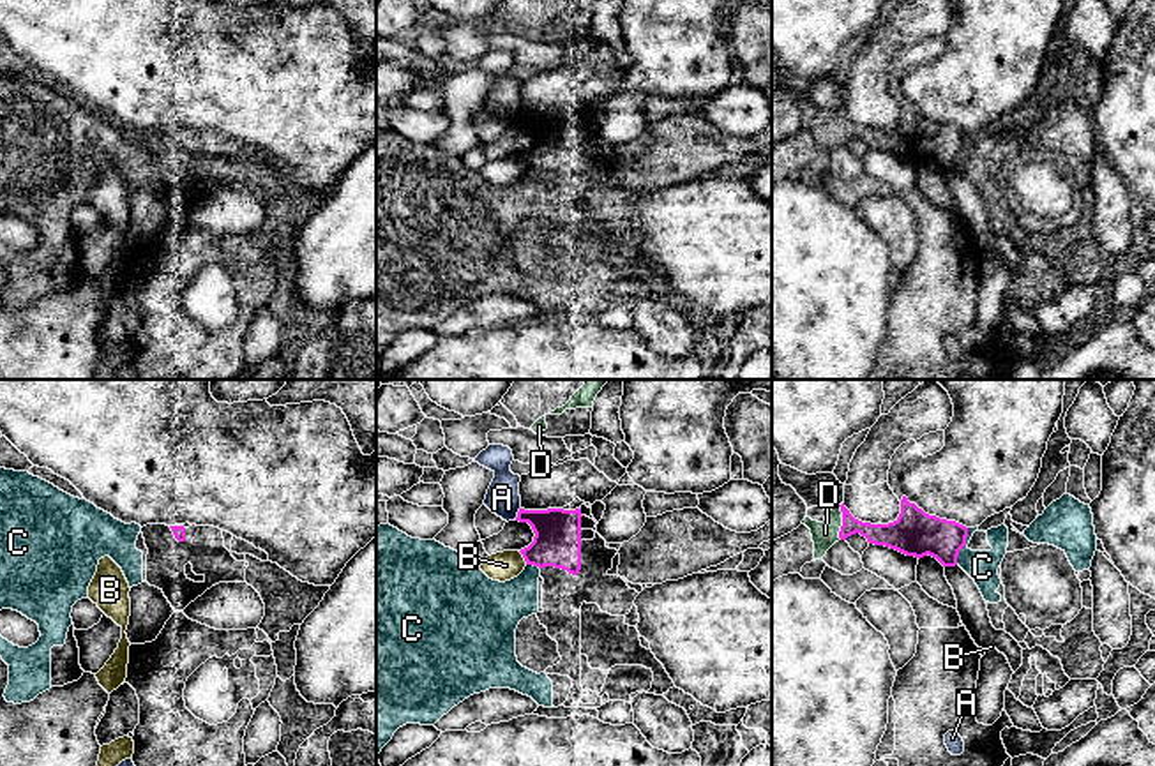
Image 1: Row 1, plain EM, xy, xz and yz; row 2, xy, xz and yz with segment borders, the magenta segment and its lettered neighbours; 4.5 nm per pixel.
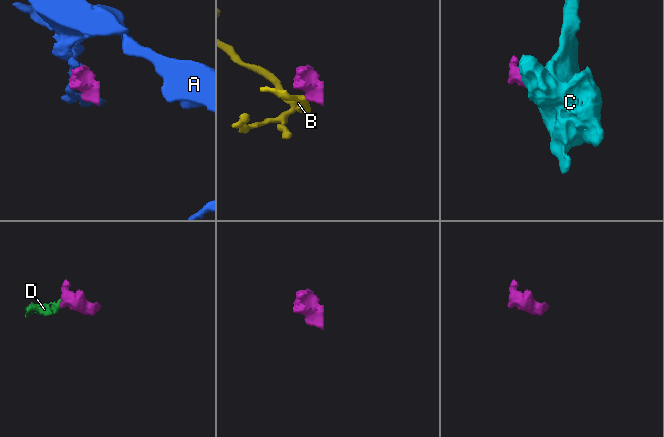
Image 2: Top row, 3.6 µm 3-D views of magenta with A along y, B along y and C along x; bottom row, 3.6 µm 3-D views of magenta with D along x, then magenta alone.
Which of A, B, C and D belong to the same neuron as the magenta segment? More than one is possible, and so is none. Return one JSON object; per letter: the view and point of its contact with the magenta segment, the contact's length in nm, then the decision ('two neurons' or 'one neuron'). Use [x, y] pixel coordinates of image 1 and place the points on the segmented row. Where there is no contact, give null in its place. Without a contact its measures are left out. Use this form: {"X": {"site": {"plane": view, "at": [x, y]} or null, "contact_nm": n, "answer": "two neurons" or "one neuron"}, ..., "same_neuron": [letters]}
{"A": {"site": {"plane": "xz", "at": [518, 514]}, "contact_nm": 70, "answer": "two neurons"}, "B": {"site": {"plane": "xz", "at": [523, 556]}, "contact_nm": 80, "answer": "two neurons"}, "C": {"site": {"plane": "yz", "at": [965, 544]}, "contact_nm": 180, "answer": "two neurons"}, "D": {"site": {"plane": "yz", "at": [843, 523]}, "contact_nm": 160, "answer": "one neuron"}, "same_neuron": ["D"]}

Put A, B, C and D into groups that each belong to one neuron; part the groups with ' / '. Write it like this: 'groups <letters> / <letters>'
groups A / B / C / D

